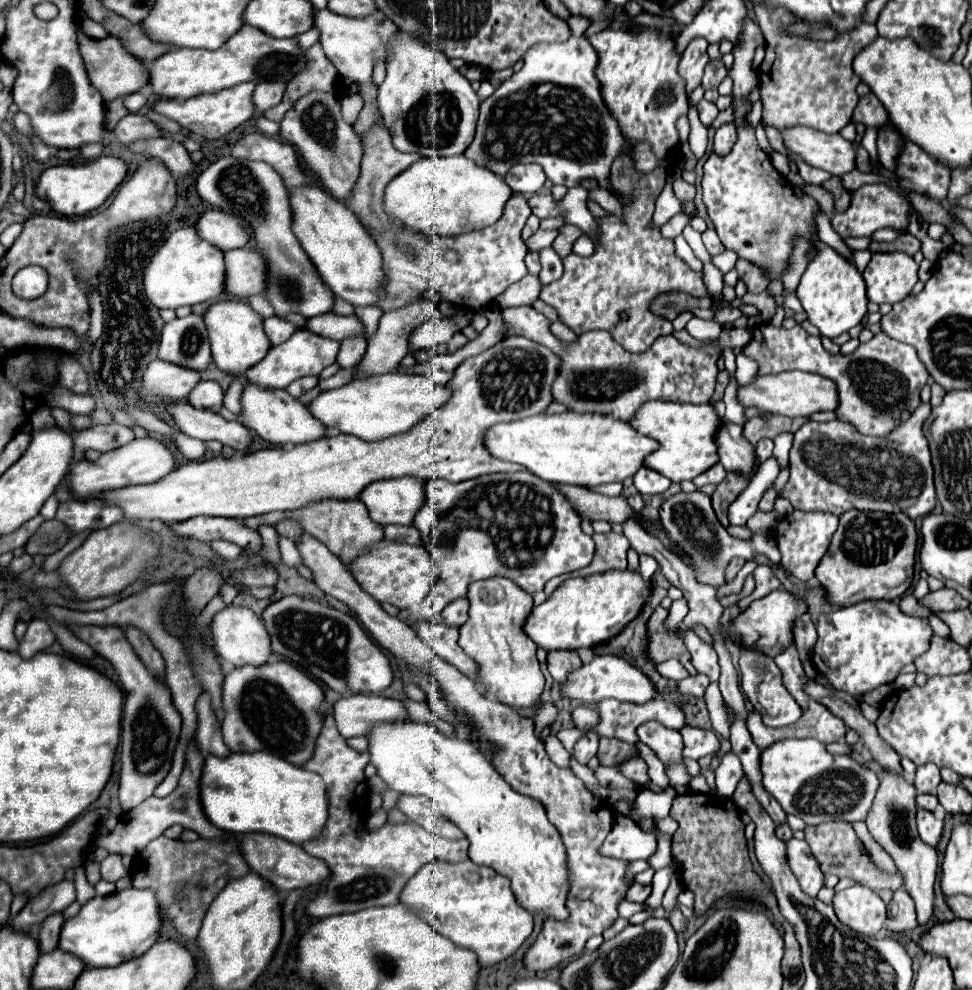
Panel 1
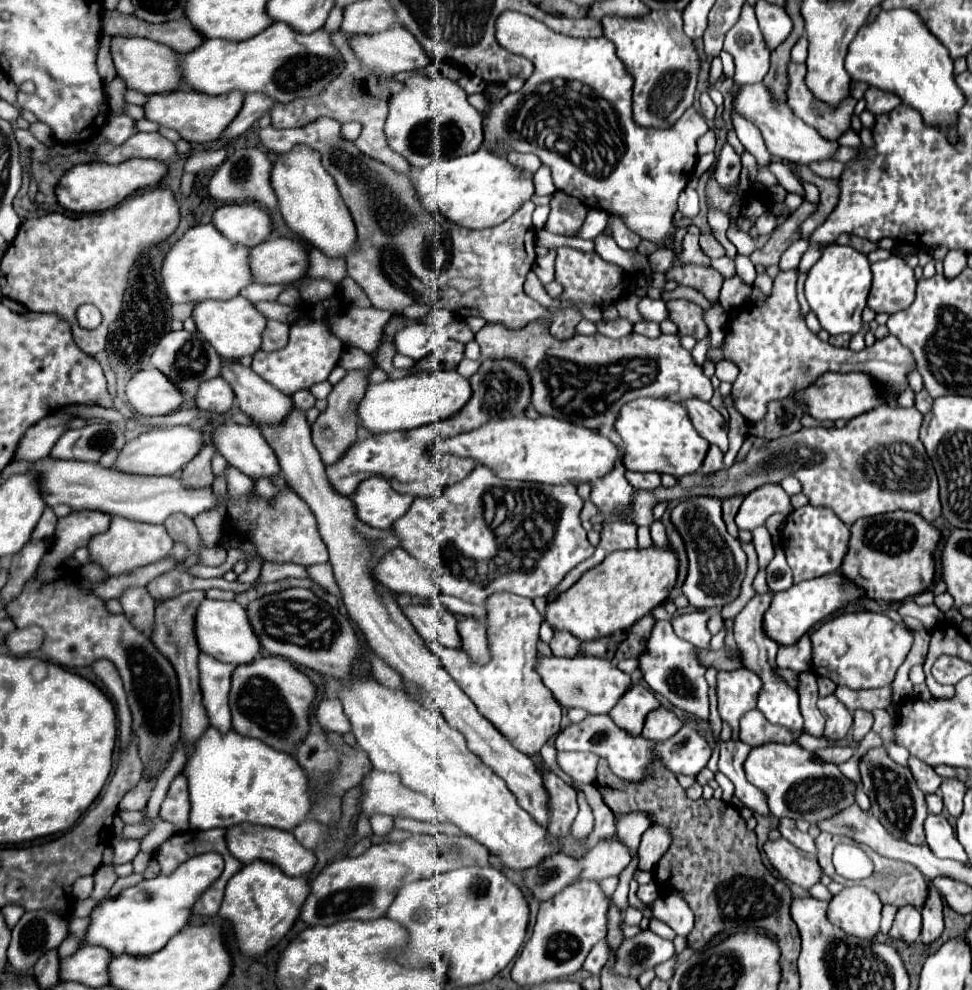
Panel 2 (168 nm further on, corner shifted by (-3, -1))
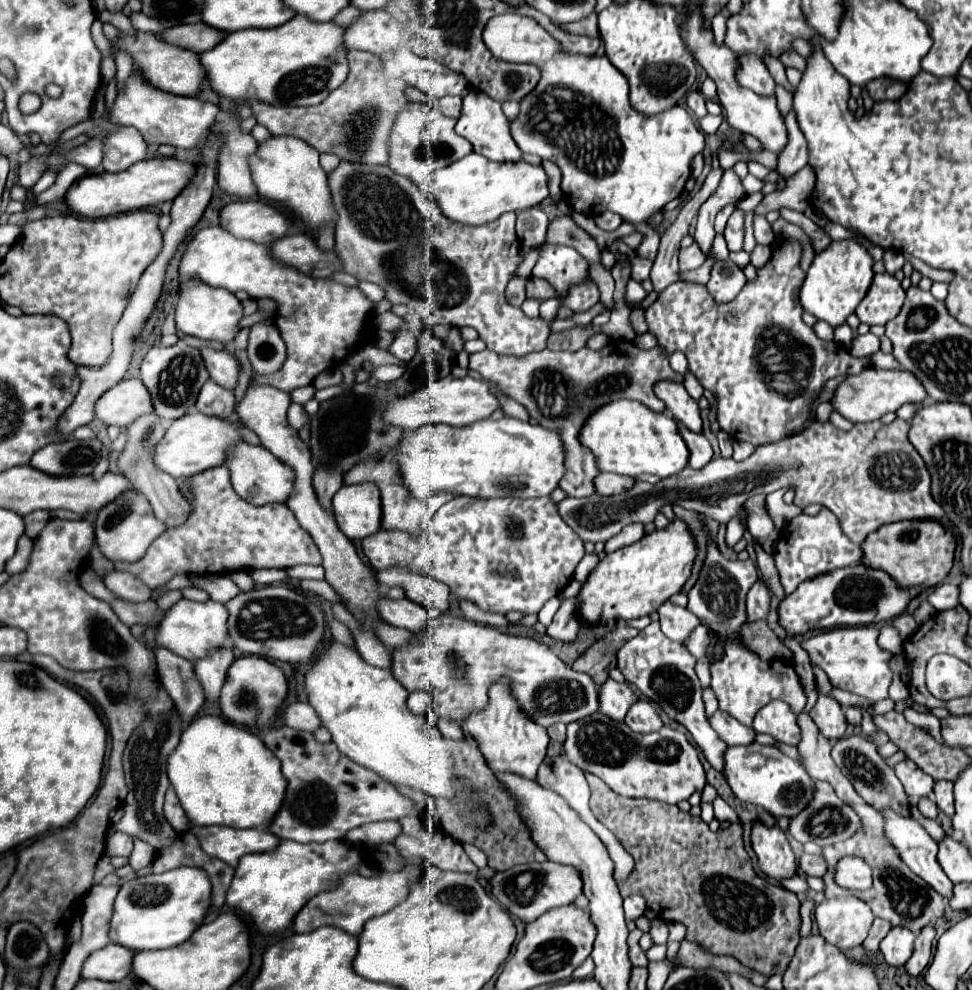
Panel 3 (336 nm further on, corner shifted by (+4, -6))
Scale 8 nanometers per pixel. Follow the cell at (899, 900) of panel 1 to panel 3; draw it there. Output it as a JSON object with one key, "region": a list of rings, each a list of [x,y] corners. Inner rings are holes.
{"region":[[[891,928],[891,932],[881,940],[881,952],[891,966],[903,966],[913,952],[915,934],[907,928]]]}

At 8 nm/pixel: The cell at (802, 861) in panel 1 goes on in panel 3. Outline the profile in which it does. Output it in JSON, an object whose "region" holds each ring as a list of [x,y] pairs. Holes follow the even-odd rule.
{"region":[[[757,824],[751,834],[751,844],[759,858],[759,868],[775,880],[787,880],[797,876],[797,860],[781,828],[767,828]]]}

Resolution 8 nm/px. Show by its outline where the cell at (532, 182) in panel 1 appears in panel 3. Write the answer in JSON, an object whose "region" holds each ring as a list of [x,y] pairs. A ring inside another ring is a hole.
{"region":[[[471,90],[463,98],[463,112],[461,112],[461,118],[455,126],[455,130],[473,144],[473,152],[477,152],[489,160],[495,160],[495,162],[521,162],[523,152],[515,146],[515,140],[511,138],[507,126],[509,126],[509,120],[503,114],[501,104],[495,102],[493,98],[489,98],[487,94]]]}

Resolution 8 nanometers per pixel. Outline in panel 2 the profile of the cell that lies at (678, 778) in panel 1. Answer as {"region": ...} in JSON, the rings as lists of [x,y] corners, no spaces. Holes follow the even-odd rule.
{"region":[[[658,707],[658,709],[652,709],[650,715],[646,715],[642,735],[652,741],[664,741],[672,737],[680,727],[682,727],[682,721],[672,711]]]}

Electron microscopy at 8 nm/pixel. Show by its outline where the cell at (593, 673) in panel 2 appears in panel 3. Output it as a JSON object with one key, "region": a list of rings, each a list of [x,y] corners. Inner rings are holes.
{"region":[[[447,614],[433,618],[431,630],[425,630],[417,638],[415,646],[397,648],[391,654],[391,672],[409,692],[429,692],[433,698],[431,710],[437,716],[461,722],[471,712],[481,710],[487,702],[487,686],[499,680],[499,676],[513,680],[515,698],[545,728],[555,722],[569,724],[599,710],[599,686],[595,680],[585,672],[573,670],[545,644],[531,638],[507,636],[495,628]]]}

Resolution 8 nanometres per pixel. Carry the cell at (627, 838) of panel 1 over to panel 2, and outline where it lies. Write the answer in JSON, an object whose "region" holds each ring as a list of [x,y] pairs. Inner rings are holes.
{"region":[[[608,837],[608,841],[600,841],[594,849],[590,849],[586,855],[578,859],[564,853],[550,855],[546,857],[546,861],[542,861],[542,865],[534,865],[534,869],[526,869],[526,873],[522,873],[522,879],[524,879],[524,887],[532,893],[532,897],[542,903],[554,897],[556,893],[560,893],[566,885],[574,881],[602,881],[606,877],[616,877],[622,873],[622,869],[626,869],[628,863],[630,863],[628,849],[618,841],[618,837]]]}

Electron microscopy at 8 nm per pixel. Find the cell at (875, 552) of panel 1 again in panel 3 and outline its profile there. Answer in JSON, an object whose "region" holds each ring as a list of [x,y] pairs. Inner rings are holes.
{"region":[[[901,520],[879,526],[861,544],[863,566],[887,572],[897,586],[909,590],[929,590],[943,582],[953,566],[955,538],[935,520]]]}

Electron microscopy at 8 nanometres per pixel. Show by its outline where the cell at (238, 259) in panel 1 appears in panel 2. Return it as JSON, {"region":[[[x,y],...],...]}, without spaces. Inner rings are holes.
{"region":[[[276,237],[250,251],[250,267],[256,283],[292,283],[308,271],[308,247],[296,239]]]}

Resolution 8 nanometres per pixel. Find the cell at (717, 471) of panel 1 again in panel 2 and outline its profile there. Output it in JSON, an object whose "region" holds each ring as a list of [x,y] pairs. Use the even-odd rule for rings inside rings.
{"region":[[[710,445],[708,453],[706,453],[706,459],[700,467],[704,473],[714,473],[718,469],[722,469],[722,451],[716,447],[716,445]]]}

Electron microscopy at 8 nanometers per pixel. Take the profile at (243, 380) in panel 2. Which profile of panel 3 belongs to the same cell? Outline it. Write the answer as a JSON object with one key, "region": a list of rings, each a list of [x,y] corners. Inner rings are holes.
{"region":[[[203,348],[201,354],[211,378],[219,386],[227,390],[235,390],[239,378],[239,364],[235,356],[231,356],[227,350],[211,350],[211,348]]]}

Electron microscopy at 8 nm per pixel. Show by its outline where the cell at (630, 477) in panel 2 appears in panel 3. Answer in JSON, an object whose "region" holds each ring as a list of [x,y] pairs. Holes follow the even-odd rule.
{"region":[[[601,472],[599,478],[595,478],[595,486],[597,486],[599,494],[603,494],[603,496],[615,496],[615,494],[623,494],[623,492],[631,490],[631,486],[635,486],[635,480],[629,478],[629,476]]]}

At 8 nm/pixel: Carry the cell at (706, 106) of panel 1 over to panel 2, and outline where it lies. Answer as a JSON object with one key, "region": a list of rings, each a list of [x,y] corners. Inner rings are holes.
{"region":[[[702,93],[702,95],[700,95],[700,107],[702,107],[704,117],[706,117],[708,121],[712,121],[712,119],[714,119],[714,113],[716,113],[716,105],[714,105],[714,101],[710,99],[708,93]]]}

